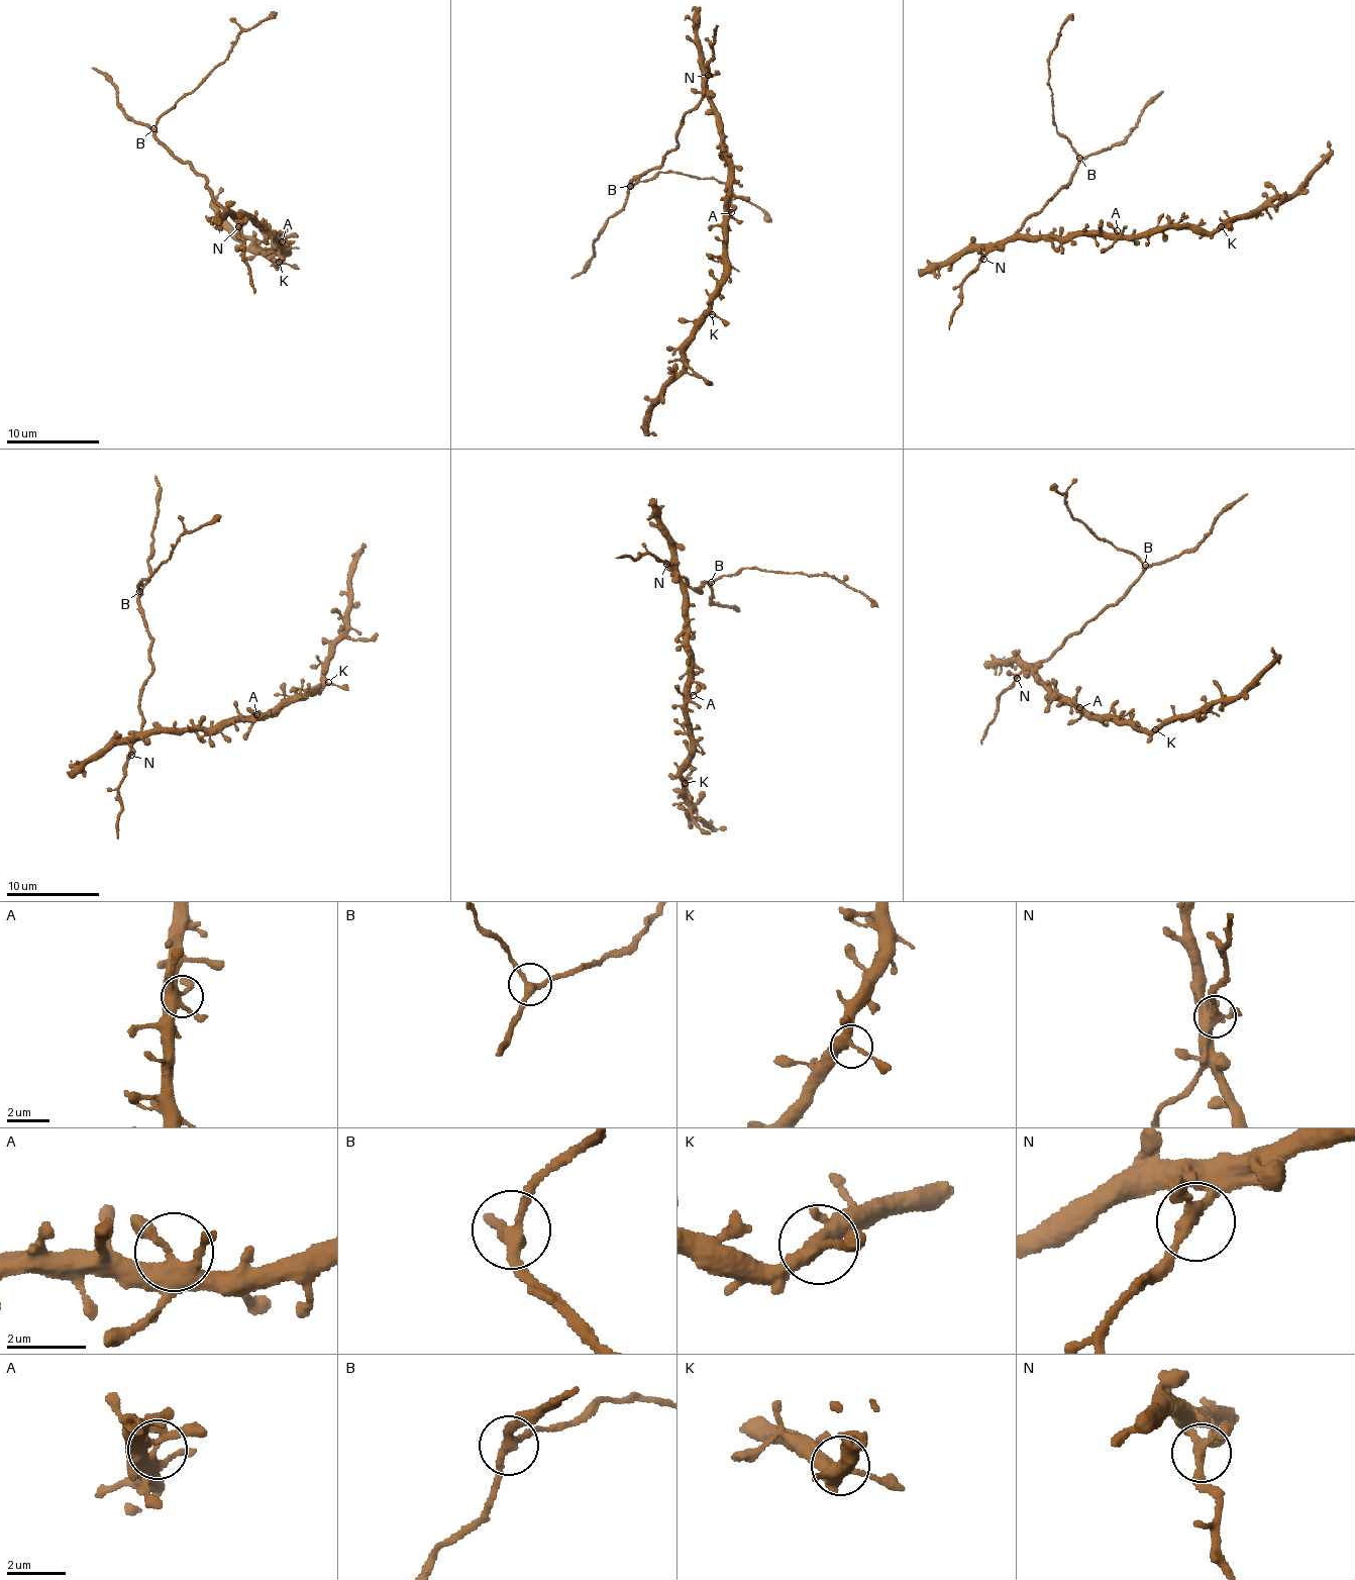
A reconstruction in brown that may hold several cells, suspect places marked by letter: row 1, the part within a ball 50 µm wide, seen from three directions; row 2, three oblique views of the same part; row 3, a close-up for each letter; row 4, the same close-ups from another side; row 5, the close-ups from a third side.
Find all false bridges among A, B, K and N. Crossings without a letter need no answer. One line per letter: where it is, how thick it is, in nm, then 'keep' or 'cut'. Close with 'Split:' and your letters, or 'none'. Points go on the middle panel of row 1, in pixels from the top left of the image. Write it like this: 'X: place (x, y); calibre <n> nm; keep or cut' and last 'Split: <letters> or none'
A: place (731, 212); calibre 340 nm; keep
B: place (630, 186); calibre 260 nm; keep
K: place (712, 314); calibre 340 nm; keep
N: place (708, 75); calibre 240 nm; keep
Split: none

